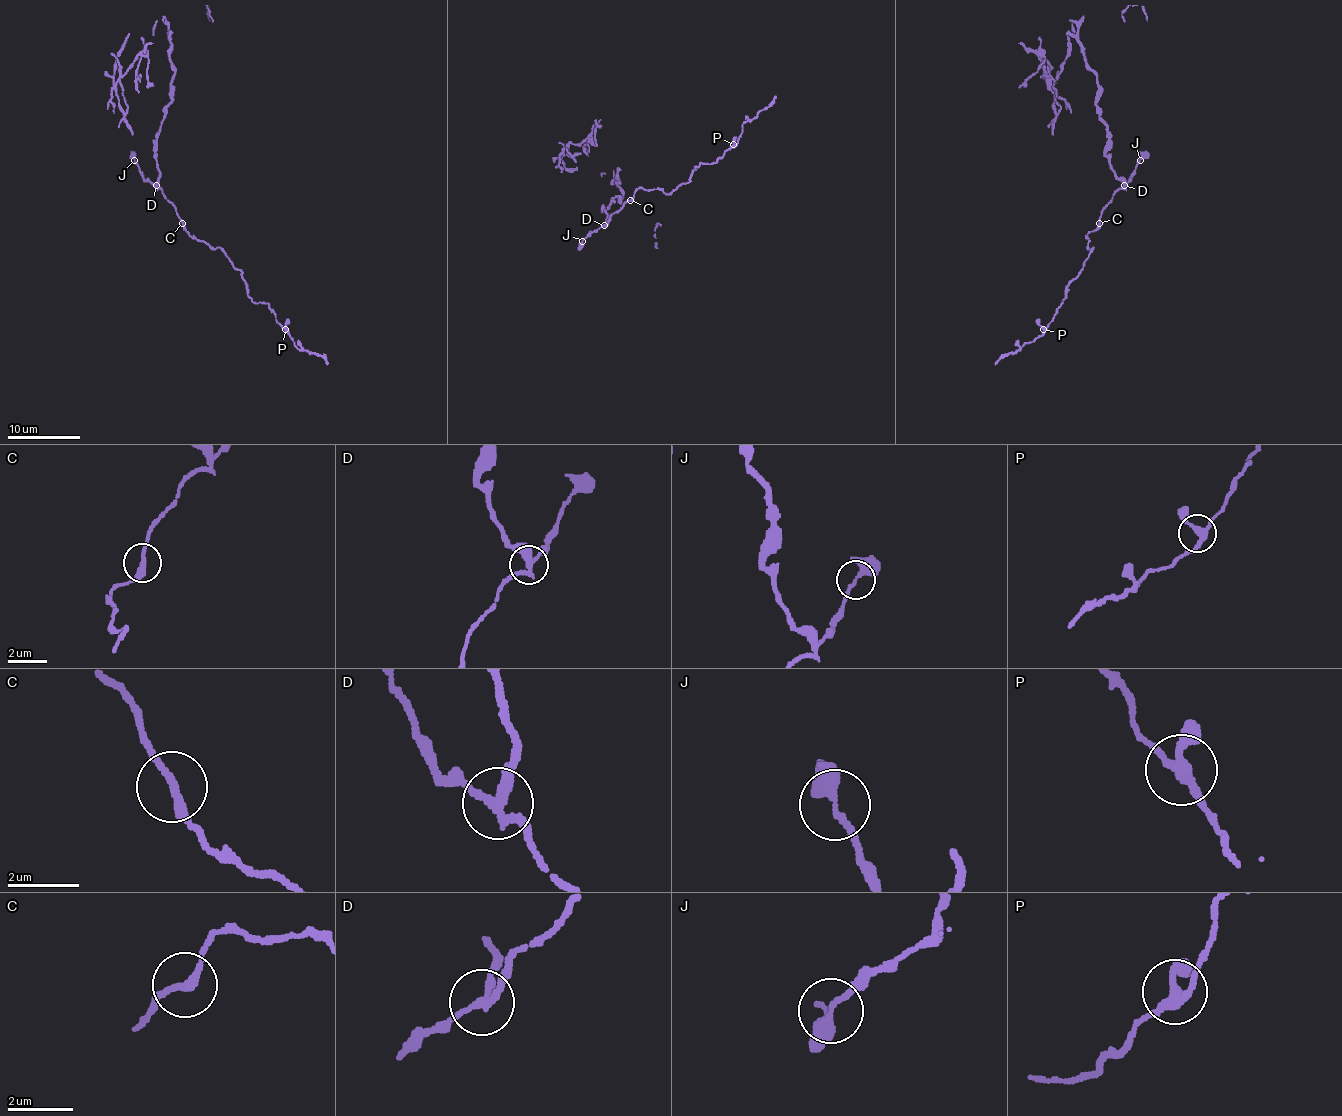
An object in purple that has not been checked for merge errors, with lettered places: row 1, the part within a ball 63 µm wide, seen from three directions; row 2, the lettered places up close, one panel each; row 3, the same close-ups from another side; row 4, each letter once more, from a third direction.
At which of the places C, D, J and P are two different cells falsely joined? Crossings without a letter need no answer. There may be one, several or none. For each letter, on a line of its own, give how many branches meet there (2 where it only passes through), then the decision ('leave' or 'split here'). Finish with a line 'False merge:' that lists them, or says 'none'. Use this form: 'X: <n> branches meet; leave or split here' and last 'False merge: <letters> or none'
C: 2 branches meet; leave
D: 3 branches meet; split here
J: 3 branches meet; leave
P: 3 branches meet; leave
False merge: D

